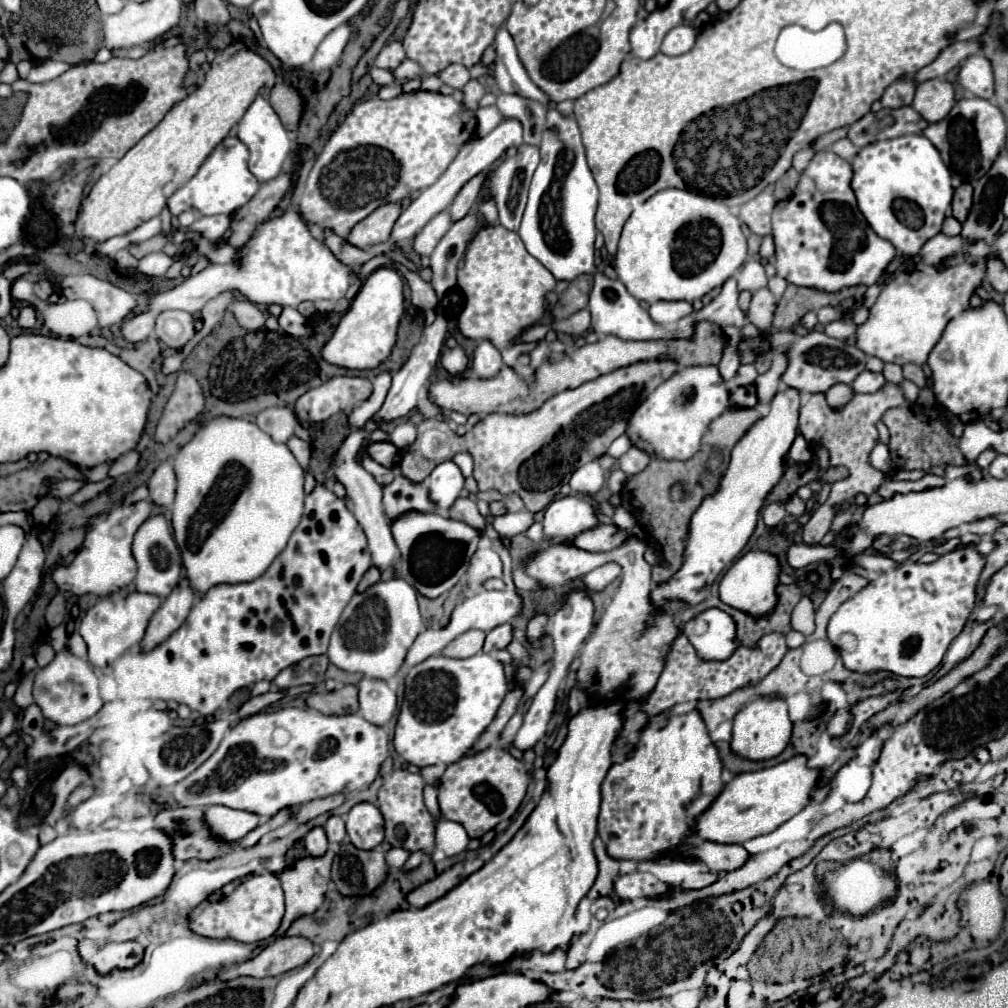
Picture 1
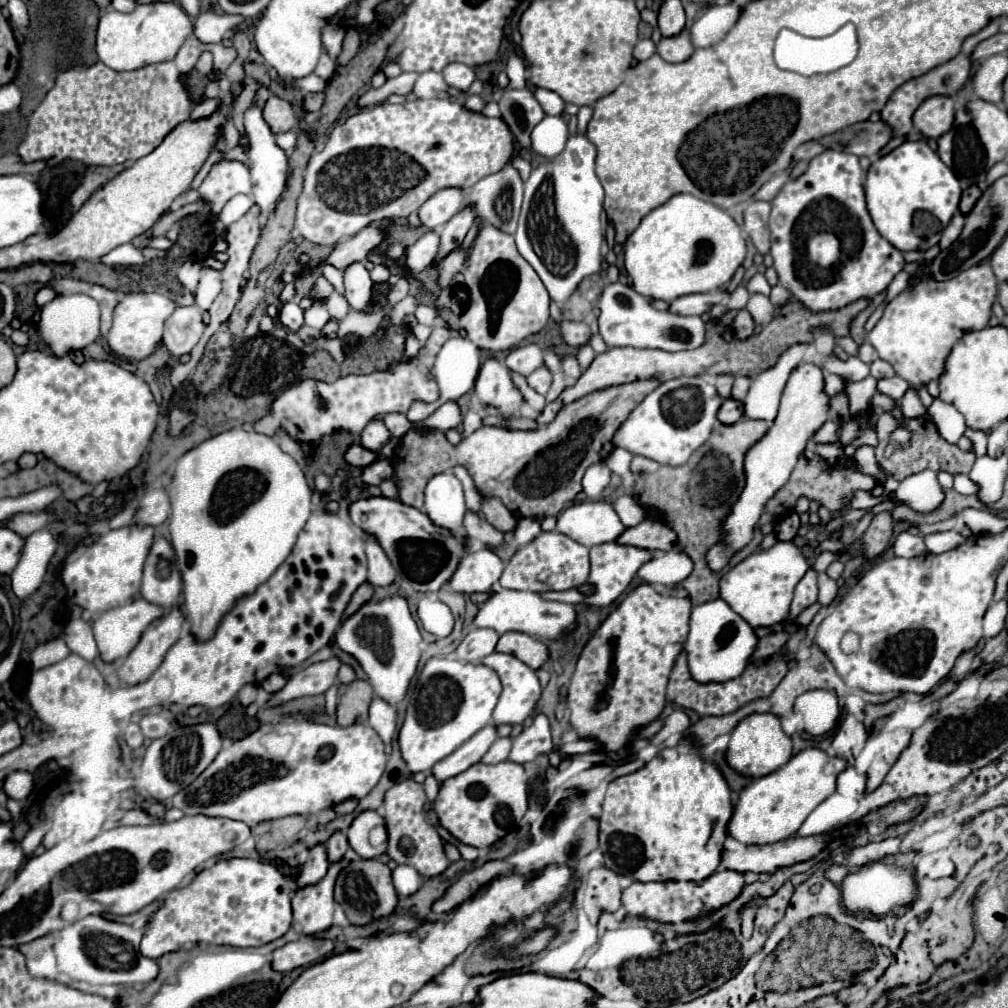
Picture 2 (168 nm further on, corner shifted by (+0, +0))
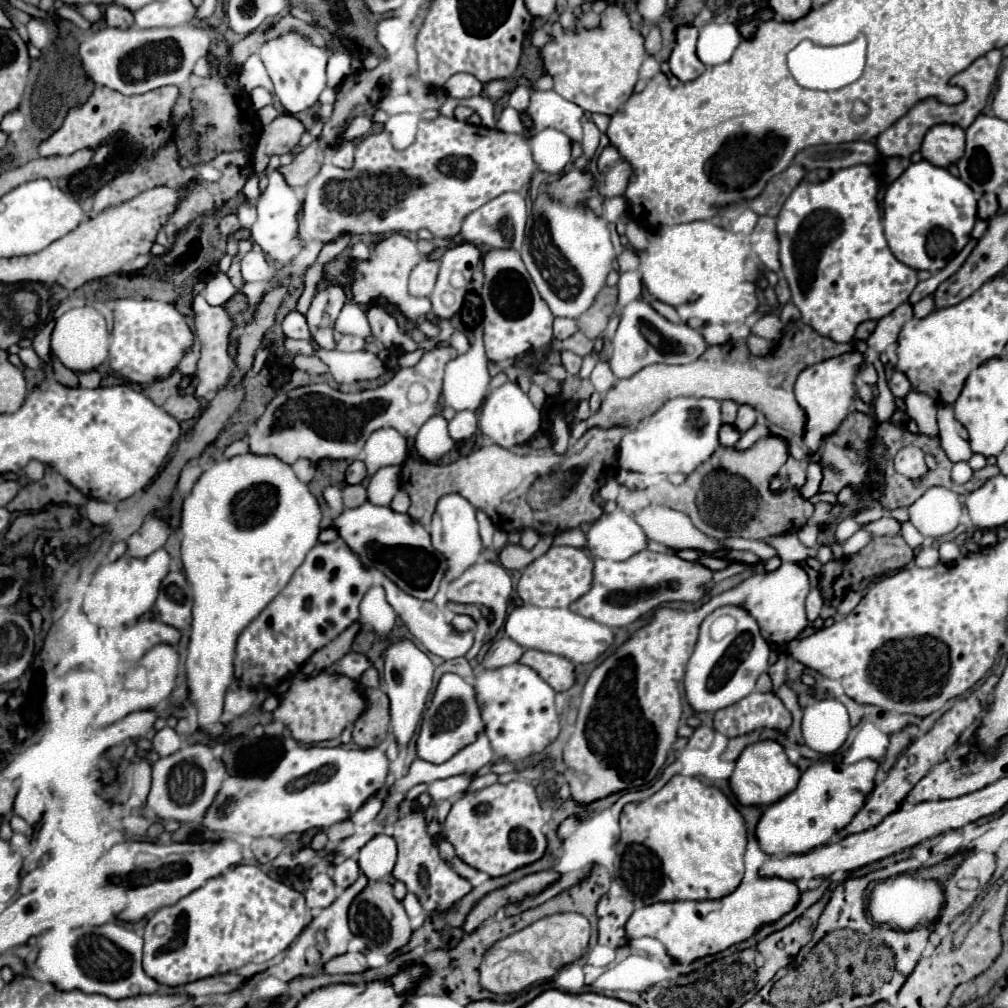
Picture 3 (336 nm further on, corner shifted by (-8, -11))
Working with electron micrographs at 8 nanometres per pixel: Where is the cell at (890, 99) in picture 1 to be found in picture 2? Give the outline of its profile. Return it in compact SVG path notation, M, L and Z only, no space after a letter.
M994 19L994 21L992 21L988 27L984 27L980 33L968 37L968 39L964 41L964 45L962 45L962 51L960 51L954 59L938 65L936 69L928 71L928 73L922 75L922 77L910 79L908 83L904 83L902 87L898 87L898 89L892 93L892 97L888 99L886 107L882 109L880 117L884 119L884 123L888 123L888 127L892 127L892 135L894 135L894 137L904 137L904 135L908 135L908 131L912 129L912 115L914 115L914 111L920 107L920 103L922 103L924 99L934 97L934 95L954 97L954 95L964 87L964 83L966 83L968 77L970 77L970 69L972 69L972 59L968 59L968 55L972 55L972 47L976 47L976 43L980 43L980 41L996 35L996 33L998 33L998 27L1000 27L1000 21Z

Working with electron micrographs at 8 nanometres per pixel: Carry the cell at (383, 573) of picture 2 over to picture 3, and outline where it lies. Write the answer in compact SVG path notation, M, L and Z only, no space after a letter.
M384 576L384 580L382 580L382 588L386 590L386 600L388 600L388 604L396 610L396 614L402 618L402 622L408 626L408 630L414 634L414 638L424 644L426 650L430 650L432 654L442 656L444 660L460 658L460 656L464 656L464 654L470 650L474 634L472 634L470 630L458 632L458 630L452 626L452 622L444 616L444 612L442 612L434 602L424 602L424 600L412 598L410 594L406 594L404 590L400 590L400 588L398 588L390 578L386 578L386 576Z

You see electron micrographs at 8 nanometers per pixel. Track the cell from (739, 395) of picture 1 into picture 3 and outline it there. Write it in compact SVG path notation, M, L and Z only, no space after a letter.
M724 424L724 426L720 428L720 442L722 442L724 446L734 446L734 444L738 442L738 438L740 438L740 432L738 432L734 426Z

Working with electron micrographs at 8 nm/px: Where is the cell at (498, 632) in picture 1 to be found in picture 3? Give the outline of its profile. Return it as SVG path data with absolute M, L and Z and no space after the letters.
M526 650L520 662L536 670L556 692L568 690L574 684L574 664L564 656L540 650Z

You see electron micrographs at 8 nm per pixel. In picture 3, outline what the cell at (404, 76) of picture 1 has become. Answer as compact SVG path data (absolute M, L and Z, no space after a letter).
M356 116L354 122L348 124L348 128L344 130L344 140L356 140L362 138L366 134L370 134L370 128L374 126L372 116Z

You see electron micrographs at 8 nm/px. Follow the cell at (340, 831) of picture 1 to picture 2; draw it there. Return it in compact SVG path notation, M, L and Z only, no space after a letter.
M342 831L334 833L334 835L328 839L326 849L328 849L328 859L330 859L330 863L332 863L332 861L334 861L334 863L336 863L336 861L340 861L340 859L344 857L346 849L348 849L346 833L342 833Z

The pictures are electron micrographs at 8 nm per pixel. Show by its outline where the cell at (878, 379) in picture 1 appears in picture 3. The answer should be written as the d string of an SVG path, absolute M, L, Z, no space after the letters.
M910 390L904 398L906 402L906 412L912 420L916 420L918 428L922 434L928 434L928 436L938 436L938 426L936 426L936 408L938 404L928 398L926 394L920 394L920 392L914 392Z

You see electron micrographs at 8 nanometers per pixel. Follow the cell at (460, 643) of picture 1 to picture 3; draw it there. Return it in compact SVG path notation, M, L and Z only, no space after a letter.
M498 638L490 644L484 660L480 662L480 668L500 668L514 664L520 660L520 654L524 654L524 648L520 644L510 638Z

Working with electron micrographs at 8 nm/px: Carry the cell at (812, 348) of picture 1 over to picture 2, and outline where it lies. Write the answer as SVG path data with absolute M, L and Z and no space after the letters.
M830 355L824 371L832 371L836 375L840 375L844 381L862 381L864 377L868 377L870 367L866 363L862 363L858 357L850 357L848 361L840 361L838 357Z

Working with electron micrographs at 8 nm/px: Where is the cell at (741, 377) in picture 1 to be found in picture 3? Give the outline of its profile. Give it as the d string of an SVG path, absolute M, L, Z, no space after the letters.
M742 404L742 406L738 408L738 418L736 418L734 426L736 426L736 430L744 432L744 430L748 430L748 426L752 426L752 424L756 422L756 418L758 418L758 410L756 410L754 406Z

